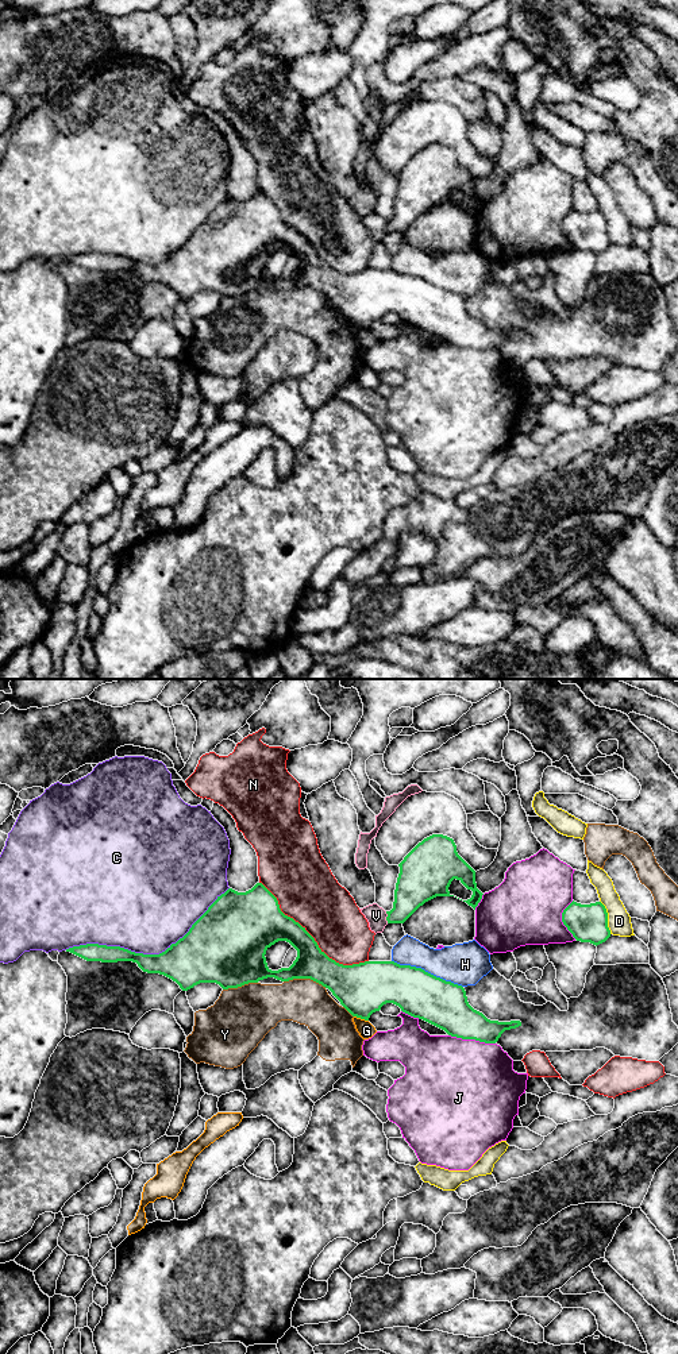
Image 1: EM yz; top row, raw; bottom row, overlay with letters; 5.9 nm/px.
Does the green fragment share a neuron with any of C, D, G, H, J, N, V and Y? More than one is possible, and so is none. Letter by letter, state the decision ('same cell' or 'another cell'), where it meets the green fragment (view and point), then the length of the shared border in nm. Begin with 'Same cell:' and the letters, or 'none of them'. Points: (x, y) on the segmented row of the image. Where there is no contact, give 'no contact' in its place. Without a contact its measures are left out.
Same cell: none of them
C: another cell; meets green in yz at (147, 955); contact 1050 nm long
D: another cell; meets green in yz at (607, 917); contact 220 nm long
G: another cell; meets green in yz at (361, 1018); contact 90 nm long
H: another cell; meets green in yz at (427, 972); contact 460 nm long
J: another cell; meets green in yz at (472, 1038); contact 280 nm long
N: another cell; meets green in yz at (312, 937); contact 800 nm long
V: another cell; meets green in yz at (386, 917); contact 70 nm long
Y: another cell; meets green in yz at (305, 978); contact 260 nm long

